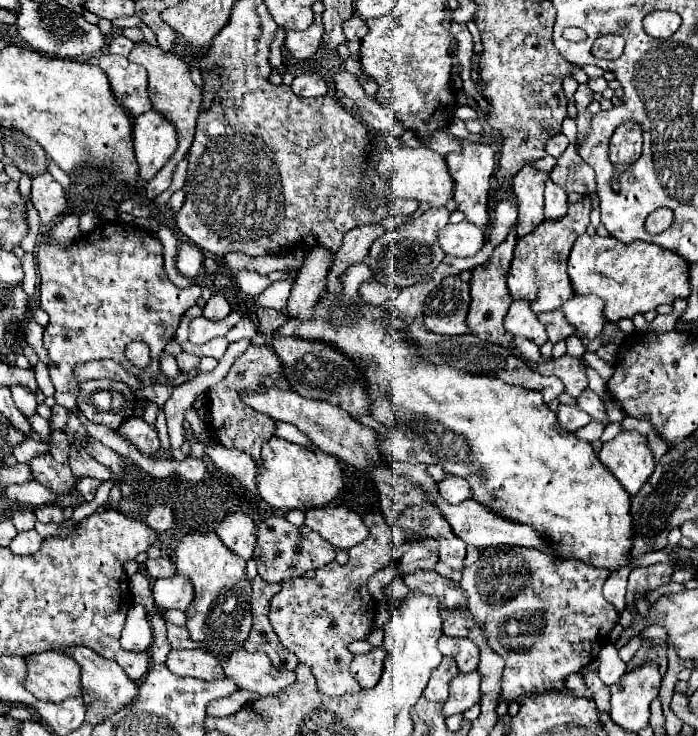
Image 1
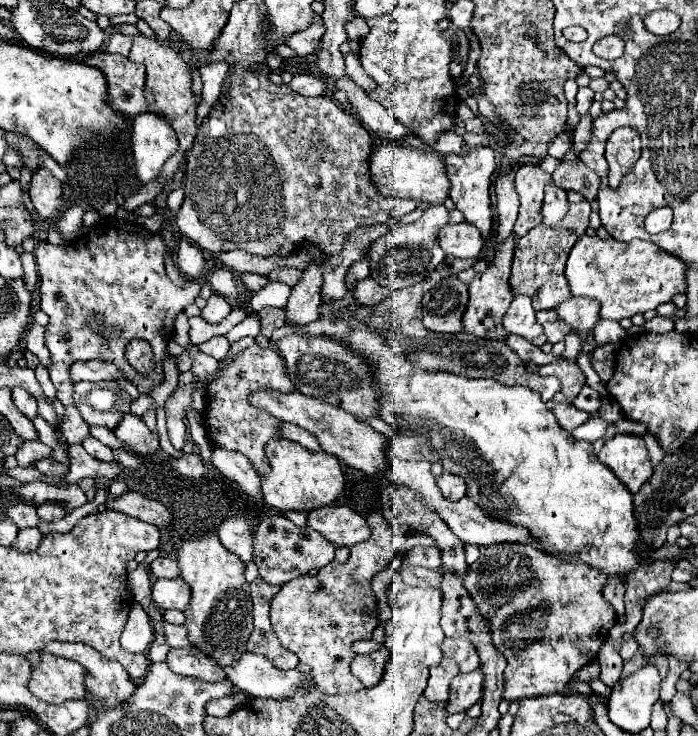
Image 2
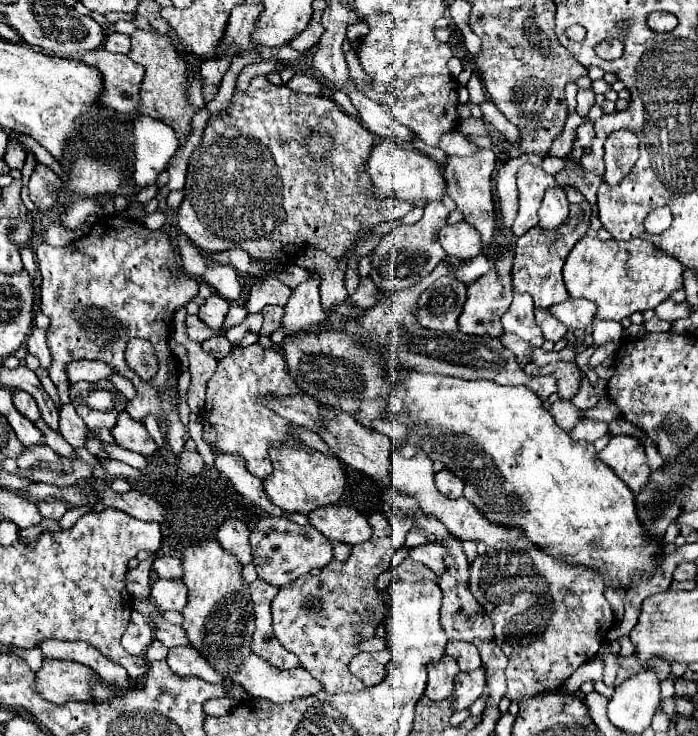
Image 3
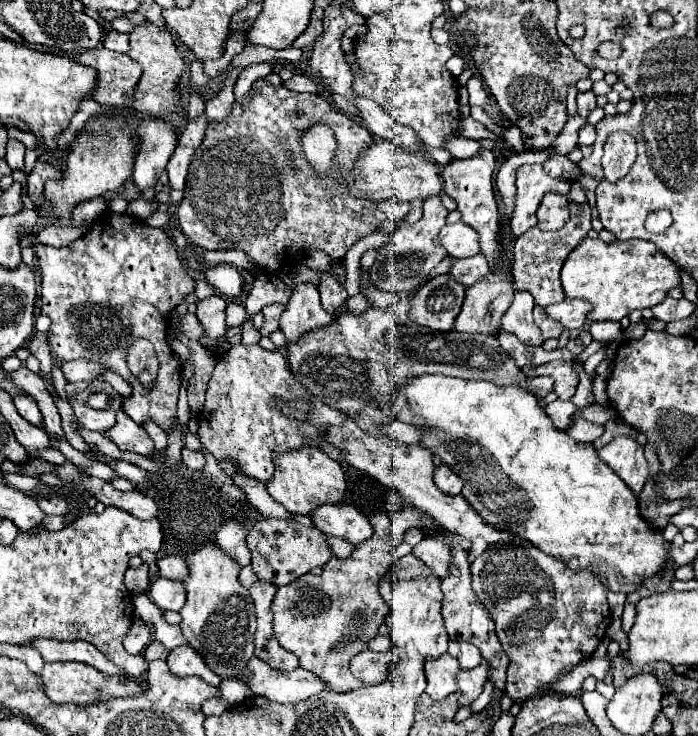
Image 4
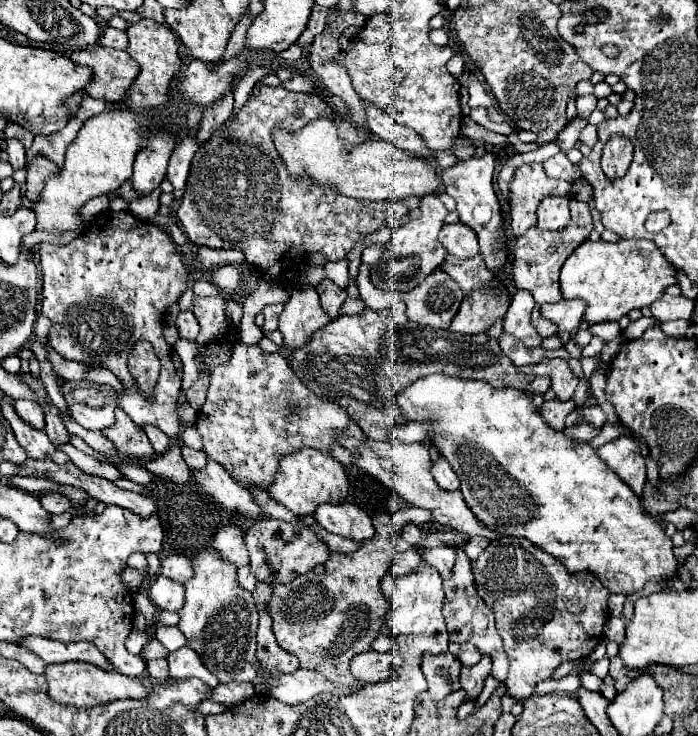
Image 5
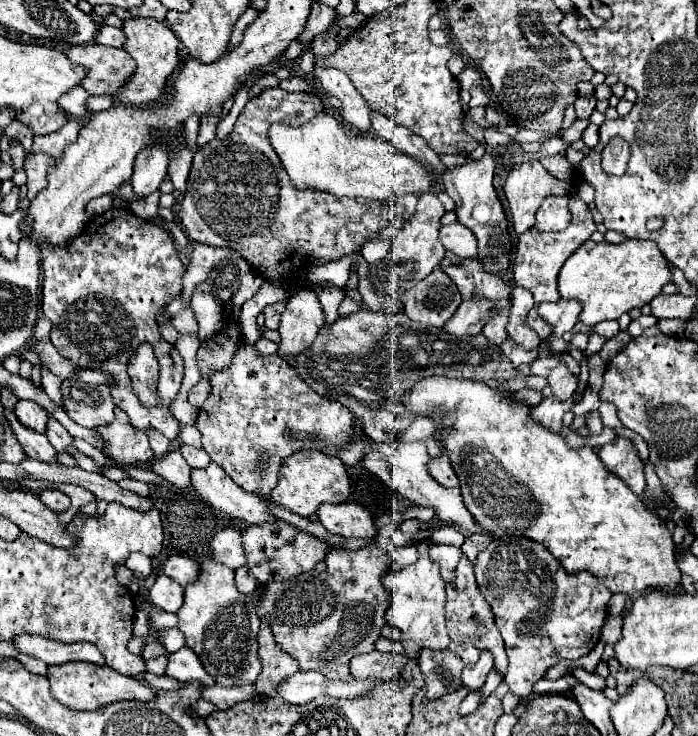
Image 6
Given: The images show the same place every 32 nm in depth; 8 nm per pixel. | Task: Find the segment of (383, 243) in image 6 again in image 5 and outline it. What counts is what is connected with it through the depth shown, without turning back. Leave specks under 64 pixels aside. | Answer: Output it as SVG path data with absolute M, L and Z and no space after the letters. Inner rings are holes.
M368 246L368 248L362 252L362 264L372 266L372 264L380 258L382 252L384 252L384 246Z

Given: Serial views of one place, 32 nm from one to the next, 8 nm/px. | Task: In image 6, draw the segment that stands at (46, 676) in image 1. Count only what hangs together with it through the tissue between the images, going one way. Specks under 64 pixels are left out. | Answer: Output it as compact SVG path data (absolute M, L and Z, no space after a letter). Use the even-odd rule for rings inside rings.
M68 662L68 664L58 664L58 666L48 666L46 672L50 680L50 692L52 696L74 710L96 710L112 702L120 700L152 700L154 690L146 684L142 684L138 678L124 676L108 666L96 666L88 662Z

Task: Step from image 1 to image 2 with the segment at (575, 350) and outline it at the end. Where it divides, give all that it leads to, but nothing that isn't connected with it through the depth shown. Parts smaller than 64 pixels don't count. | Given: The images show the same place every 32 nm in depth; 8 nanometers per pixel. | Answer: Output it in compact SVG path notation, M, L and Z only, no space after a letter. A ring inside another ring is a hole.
M570 332L566 336L566 350L562 354L562 358L568 358L568 360L576 360L578 356L582 354L582 340L576 332Z

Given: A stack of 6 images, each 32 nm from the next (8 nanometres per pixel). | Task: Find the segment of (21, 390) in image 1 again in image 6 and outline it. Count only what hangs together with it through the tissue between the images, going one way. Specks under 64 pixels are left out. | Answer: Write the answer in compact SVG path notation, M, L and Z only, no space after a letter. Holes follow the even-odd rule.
M18 400L14 412L16 412L18 420L20 420L24 426L28 426L28 428L32 428L32 430L36 430L36 432L44 432L44 430L46 430L48 414L46 414L46 410L44 410L42 406L38 406L36 402L32 402L32 400Z

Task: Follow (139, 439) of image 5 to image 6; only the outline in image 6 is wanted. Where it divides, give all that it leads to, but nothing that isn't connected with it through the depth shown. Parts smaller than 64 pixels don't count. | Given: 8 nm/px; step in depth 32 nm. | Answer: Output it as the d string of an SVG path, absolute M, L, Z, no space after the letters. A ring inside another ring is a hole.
M114 410L116 418L112 424L98 428L102 434L106 448L104 454L112 458L118 466L146 466L154 460L154 452L150 450L146 432L136 432L132 428L124 410Z

